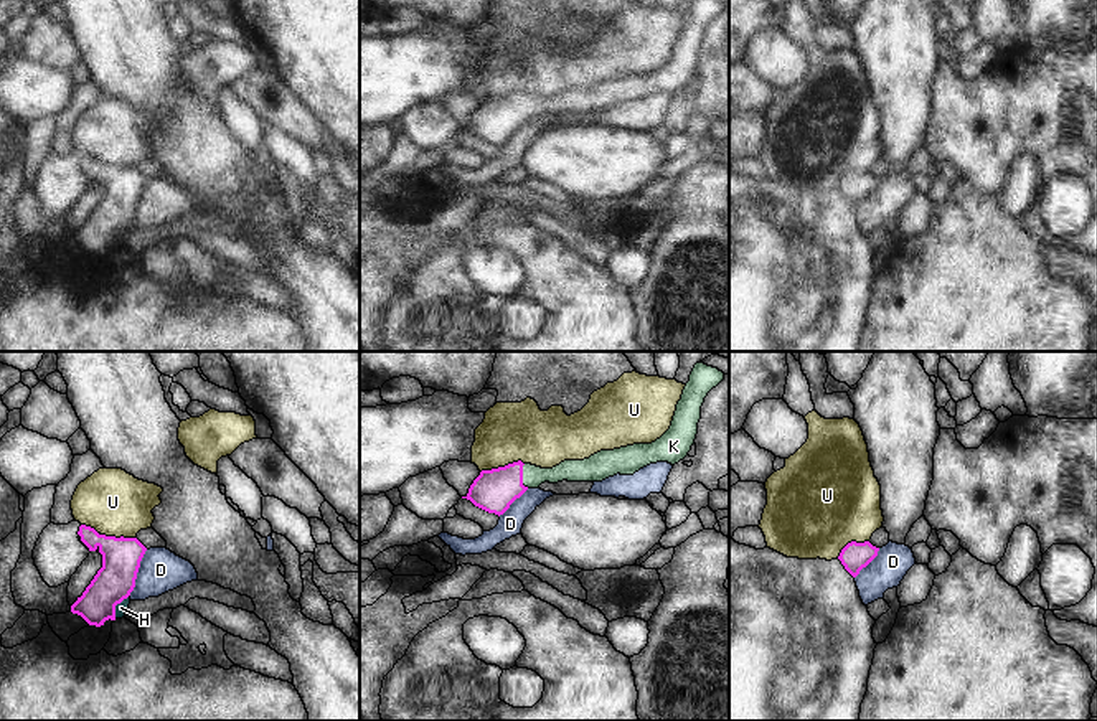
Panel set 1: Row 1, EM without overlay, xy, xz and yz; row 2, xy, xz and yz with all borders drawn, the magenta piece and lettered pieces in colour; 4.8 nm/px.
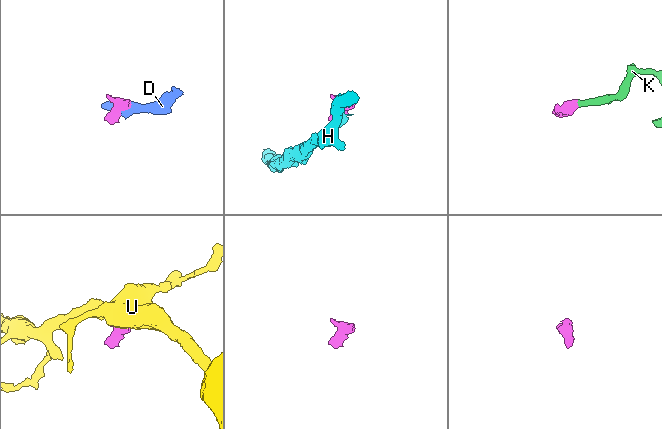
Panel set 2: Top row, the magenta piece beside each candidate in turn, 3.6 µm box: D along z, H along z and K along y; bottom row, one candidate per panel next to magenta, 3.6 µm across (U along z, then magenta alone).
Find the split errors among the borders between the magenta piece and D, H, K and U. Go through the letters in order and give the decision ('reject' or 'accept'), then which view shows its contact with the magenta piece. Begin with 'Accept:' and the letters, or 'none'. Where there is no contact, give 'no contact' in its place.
Accept: K
D: reject | xy
H: reject | xy
K: accept | xz
U: reject | xz

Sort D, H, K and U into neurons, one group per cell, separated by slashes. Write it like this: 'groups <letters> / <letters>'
groups D H / K / U

